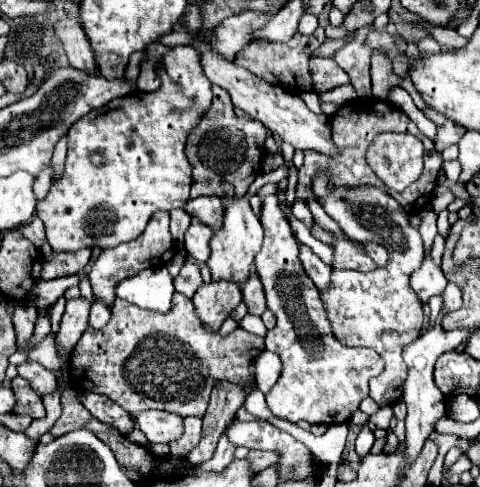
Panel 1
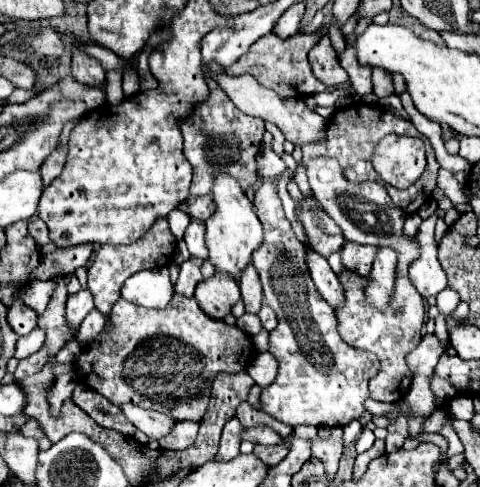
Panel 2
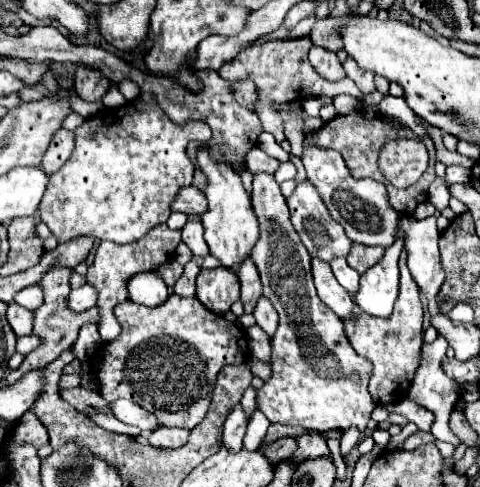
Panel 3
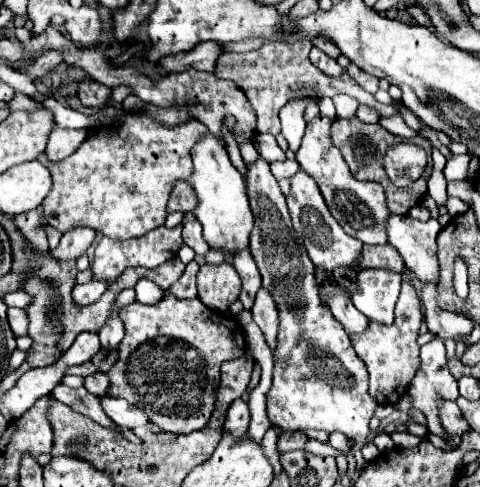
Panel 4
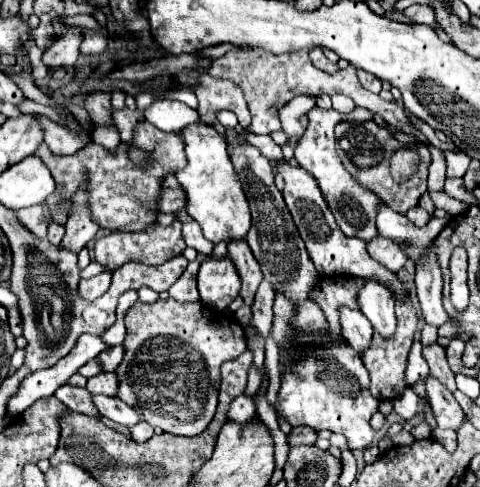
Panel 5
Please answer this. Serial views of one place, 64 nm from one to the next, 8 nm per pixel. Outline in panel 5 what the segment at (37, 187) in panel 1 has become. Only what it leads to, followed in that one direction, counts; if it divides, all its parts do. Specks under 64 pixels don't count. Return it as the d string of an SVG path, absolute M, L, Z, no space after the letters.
M40 116L40 124L44 128L44 142L50 148L50 152L56 154L56 156L76 154L90 140L90 132L88 130L72 132L68 128L52 122L46 116Z

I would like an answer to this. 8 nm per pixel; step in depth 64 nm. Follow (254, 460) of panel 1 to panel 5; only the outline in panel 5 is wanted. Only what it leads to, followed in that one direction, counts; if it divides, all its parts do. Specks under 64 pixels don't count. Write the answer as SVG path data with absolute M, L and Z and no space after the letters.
M296 426L288 434L288 446L300 446L300 444L316 444L316 430L308 426Z

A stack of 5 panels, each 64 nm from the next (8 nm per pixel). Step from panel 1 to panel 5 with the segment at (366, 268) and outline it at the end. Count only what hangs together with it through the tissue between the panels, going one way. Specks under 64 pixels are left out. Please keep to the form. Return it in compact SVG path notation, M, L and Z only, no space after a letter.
M376 236L372 242L368 242L368 254L372 256L372 260L380 262L384 268L388 268L394 274L406 264L402 248L384 236Z

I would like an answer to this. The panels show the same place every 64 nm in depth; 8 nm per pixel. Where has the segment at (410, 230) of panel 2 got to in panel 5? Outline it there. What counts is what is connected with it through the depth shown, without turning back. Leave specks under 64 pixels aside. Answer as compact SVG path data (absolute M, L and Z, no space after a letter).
M362 278L364 284L360 288L358 304L362 314L372 322L372 328L382 336L392 336L396 330L396 316L394 316L394 302L392 292L384 288L378 280Z

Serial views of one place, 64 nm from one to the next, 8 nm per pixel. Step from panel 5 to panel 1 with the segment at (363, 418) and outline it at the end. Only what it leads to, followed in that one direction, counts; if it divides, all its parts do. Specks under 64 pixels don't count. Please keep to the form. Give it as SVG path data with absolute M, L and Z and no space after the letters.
M268 194L262 198L260 222L264 228L264 242L262 242L260 252L256 254L256 272L264 284L268 308L278 318L278 324L272 330L268 330L268 334L266 334L266 350L282 356L282 374L280 374L276 386L266 394L268 408L272 410L272 414L286 418L290 422L298 422L298 420L308 420L310 424L346 422L358 410L360 402L368 396L368 380L378 376L382 372L384 364L374 350L346 348L332 334L330 322L326 318L324 302L320 300L318 288L308 278L308 274L304 272L304 268L298 260L298 244L292 236L288 220L284 218L284 214L278 208L278 198L274 194Z

